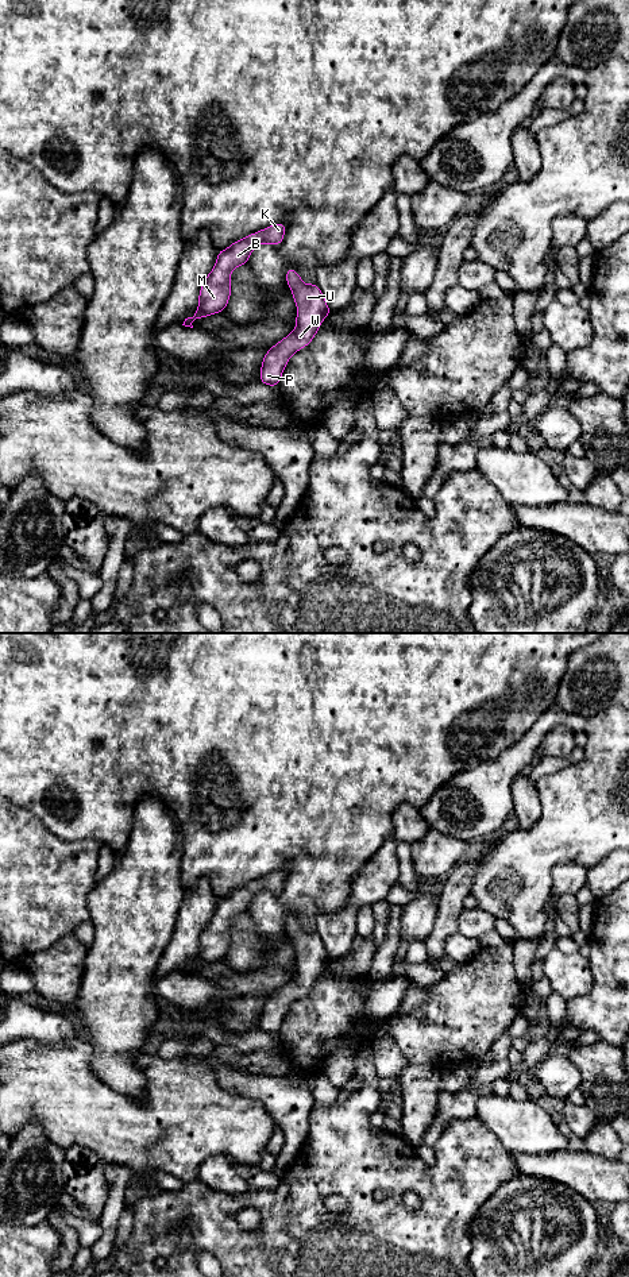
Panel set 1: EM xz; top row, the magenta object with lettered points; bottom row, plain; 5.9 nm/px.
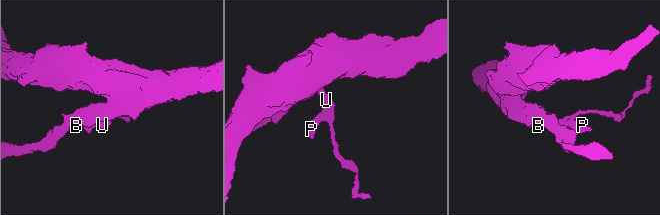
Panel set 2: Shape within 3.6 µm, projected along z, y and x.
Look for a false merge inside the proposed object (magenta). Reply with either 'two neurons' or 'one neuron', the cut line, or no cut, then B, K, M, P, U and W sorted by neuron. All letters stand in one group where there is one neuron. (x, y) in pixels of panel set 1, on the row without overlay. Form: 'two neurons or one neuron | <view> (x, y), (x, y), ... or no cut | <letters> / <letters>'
one neuron | no cut | B K M P U W

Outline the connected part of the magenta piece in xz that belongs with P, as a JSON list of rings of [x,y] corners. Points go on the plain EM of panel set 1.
[[[293,915],[286,917],[286,933],[292,937],[297,954],[296,977],[270,995],[263,1004],[259,1030],[271,1035],[279,1033],[290,1004],[312,991],[323,968],[331,961],[319,933],[304,931]]]

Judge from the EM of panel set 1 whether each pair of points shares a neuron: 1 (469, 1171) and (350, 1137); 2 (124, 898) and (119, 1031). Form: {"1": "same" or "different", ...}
{"1": "same", "2": "same"}

